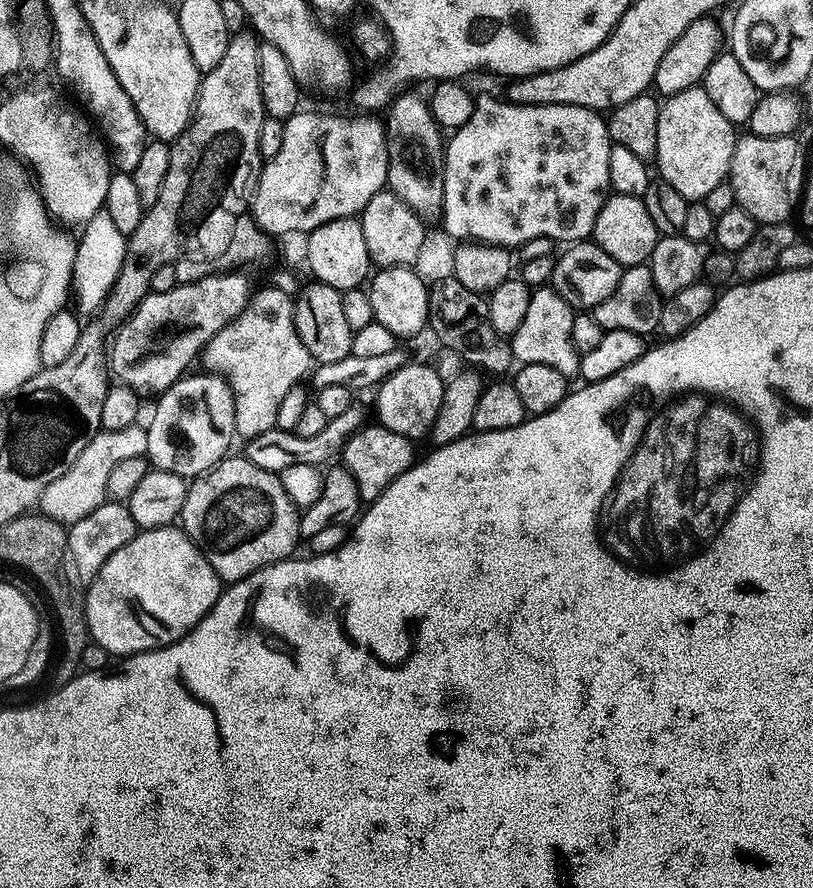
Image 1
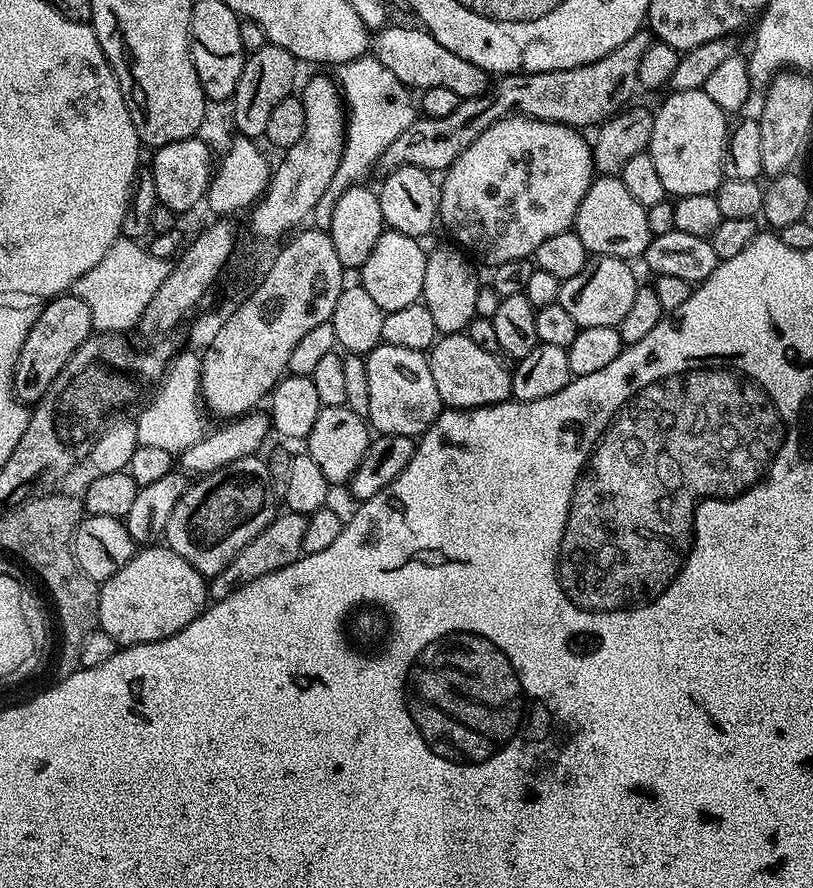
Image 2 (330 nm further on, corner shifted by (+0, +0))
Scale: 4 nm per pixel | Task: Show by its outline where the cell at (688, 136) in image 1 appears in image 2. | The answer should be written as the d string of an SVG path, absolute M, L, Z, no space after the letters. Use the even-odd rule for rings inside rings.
M702 90L672 92L655 109L654 134L648 151L662 177L662 186L669 197L715 193L724 179L724 151L728 149L730 120Z

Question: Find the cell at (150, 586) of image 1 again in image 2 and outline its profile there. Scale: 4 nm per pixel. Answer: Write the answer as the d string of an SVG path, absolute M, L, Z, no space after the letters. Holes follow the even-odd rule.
M144 546L110 579L100 584L98 627L118 646L149 644L178 634L209 603L208 584L186 558L167 546Z

